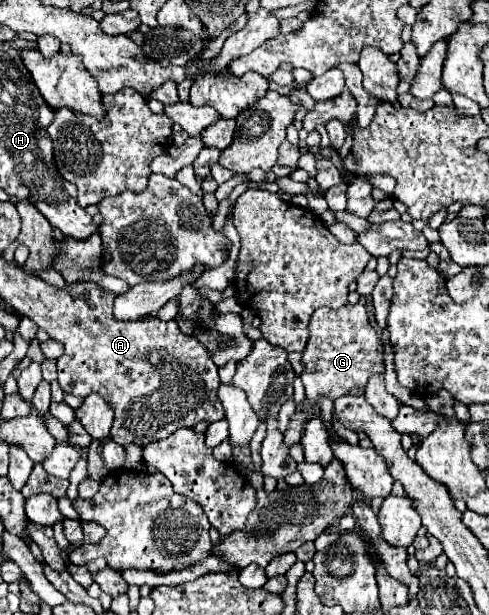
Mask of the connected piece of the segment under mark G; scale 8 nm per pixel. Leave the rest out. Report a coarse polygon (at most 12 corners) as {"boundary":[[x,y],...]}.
{"boundary":[[365,299],[315,311],[307,399],[335,401],[385,373]]}

